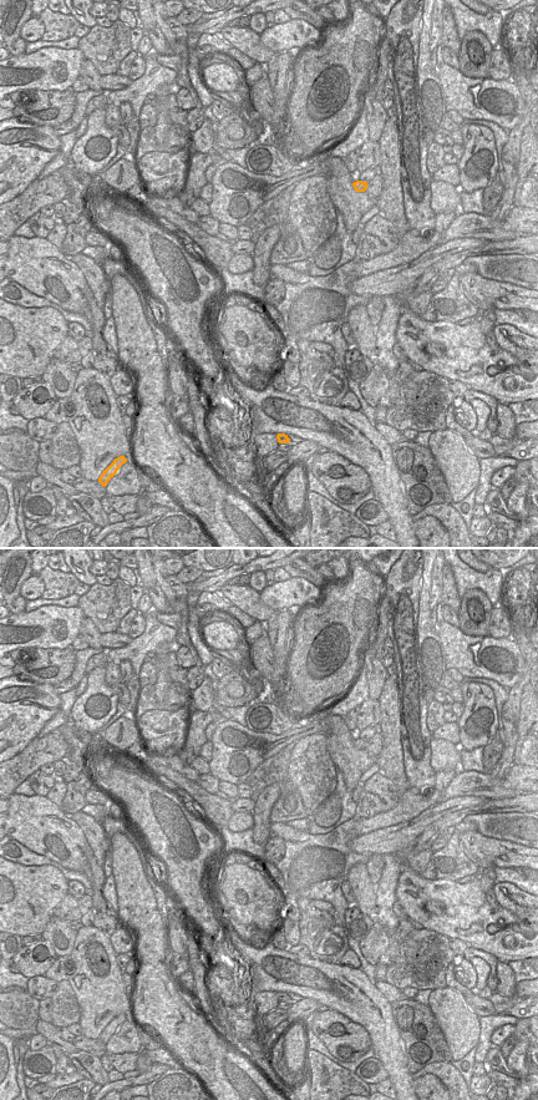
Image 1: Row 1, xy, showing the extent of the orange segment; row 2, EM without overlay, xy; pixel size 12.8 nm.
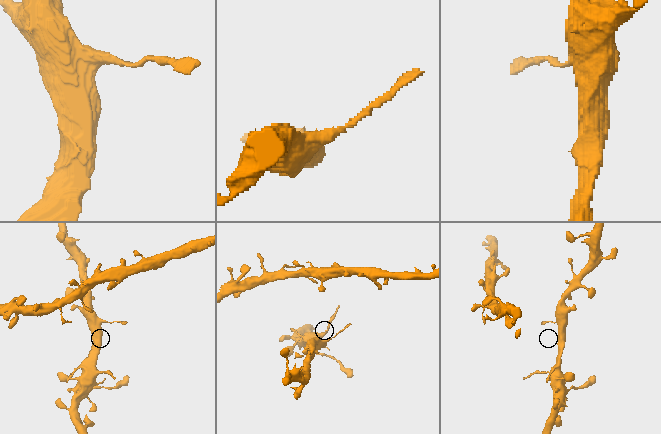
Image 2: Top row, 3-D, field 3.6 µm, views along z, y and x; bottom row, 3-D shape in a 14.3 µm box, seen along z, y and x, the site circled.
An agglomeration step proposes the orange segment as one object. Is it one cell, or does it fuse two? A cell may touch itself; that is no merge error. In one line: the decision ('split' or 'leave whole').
split

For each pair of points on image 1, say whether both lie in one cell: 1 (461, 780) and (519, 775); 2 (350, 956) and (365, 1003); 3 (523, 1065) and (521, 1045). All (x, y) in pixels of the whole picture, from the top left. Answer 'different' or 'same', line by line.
1: different
2: different
3: same

